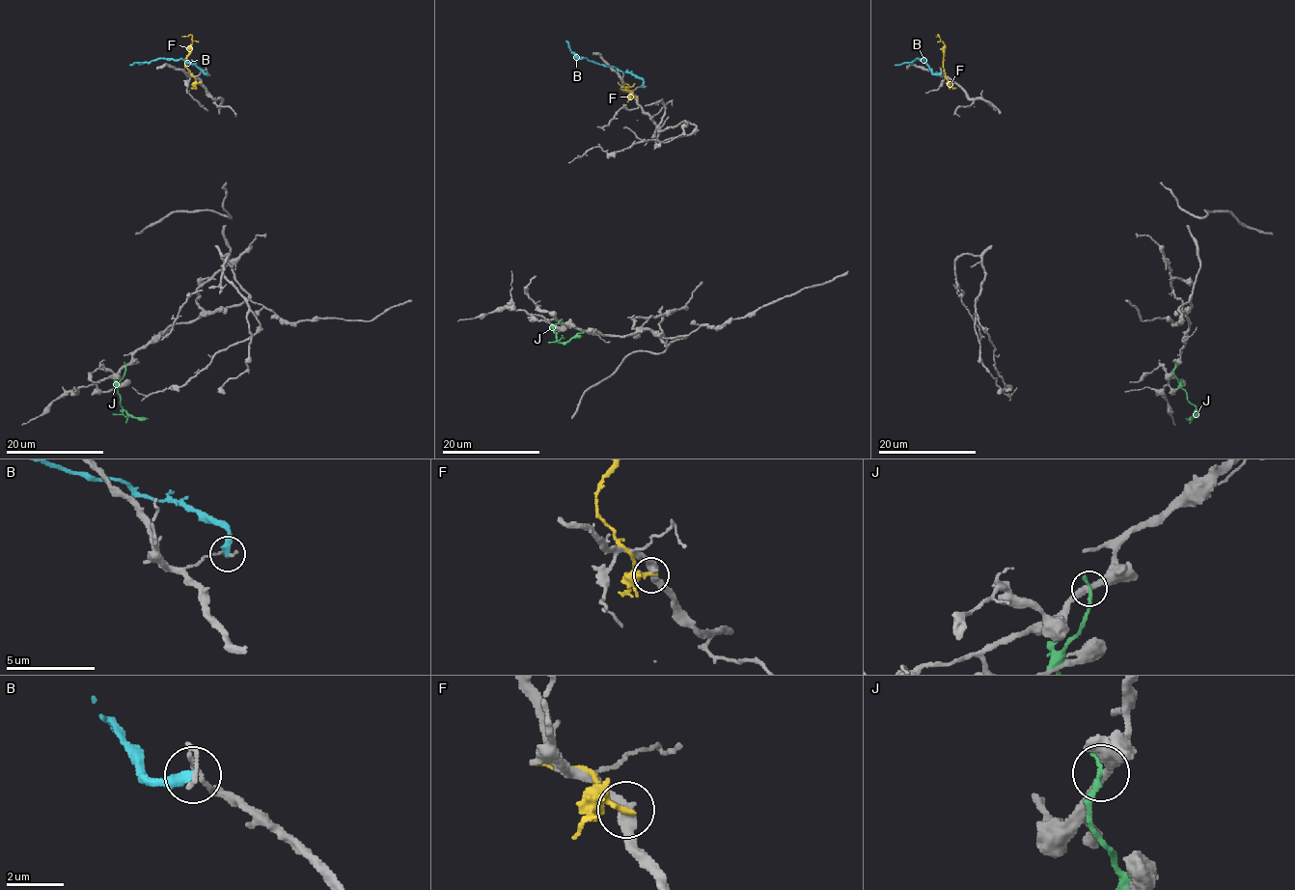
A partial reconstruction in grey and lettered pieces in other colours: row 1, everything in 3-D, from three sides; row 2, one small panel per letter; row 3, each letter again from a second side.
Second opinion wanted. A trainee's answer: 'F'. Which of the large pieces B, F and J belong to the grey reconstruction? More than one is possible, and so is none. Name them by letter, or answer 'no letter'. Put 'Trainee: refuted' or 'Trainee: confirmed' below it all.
no letter
Trainee: refuted

